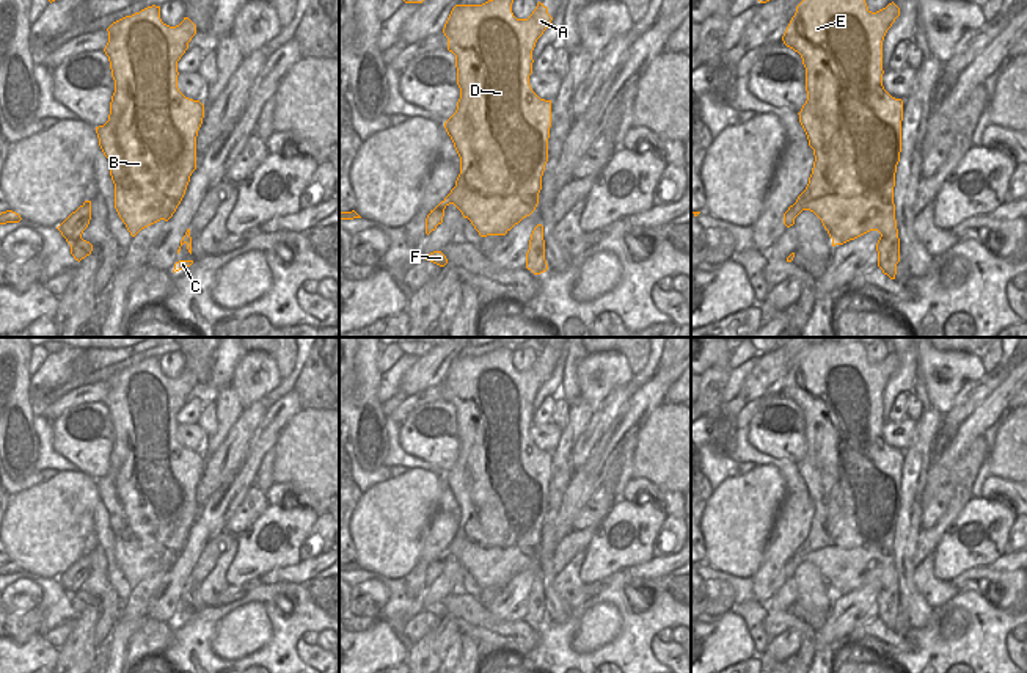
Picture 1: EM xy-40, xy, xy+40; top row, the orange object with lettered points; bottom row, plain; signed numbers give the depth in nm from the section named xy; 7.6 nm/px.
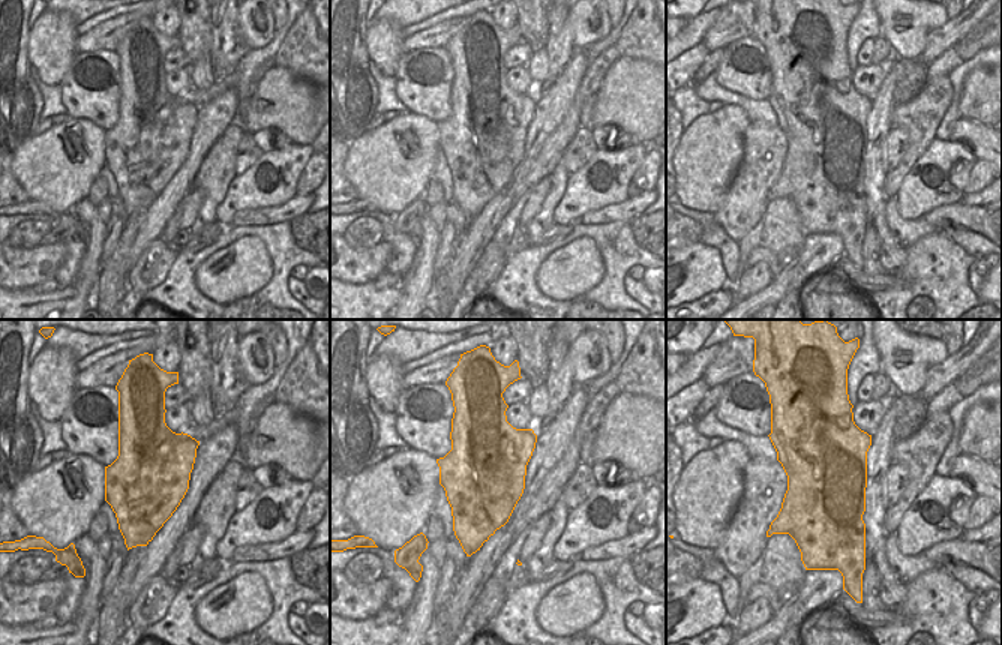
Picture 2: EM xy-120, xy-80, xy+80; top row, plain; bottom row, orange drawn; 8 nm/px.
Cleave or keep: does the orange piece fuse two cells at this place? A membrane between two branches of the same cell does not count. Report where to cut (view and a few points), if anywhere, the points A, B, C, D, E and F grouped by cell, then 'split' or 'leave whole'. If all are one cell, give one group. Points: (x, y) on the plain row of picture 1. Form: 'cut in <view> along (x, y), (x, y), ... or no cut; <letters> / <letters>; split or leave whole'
cut in xy+40 along (795, 554), (804, 560); A B C D E / F; split

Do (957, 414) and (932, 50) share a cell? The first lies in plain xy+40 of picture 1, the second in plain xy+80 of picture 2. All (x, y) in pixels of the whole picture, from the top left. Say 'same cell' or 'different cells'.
same cell

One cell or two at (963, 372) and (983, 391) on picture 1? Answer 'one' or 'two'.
two

